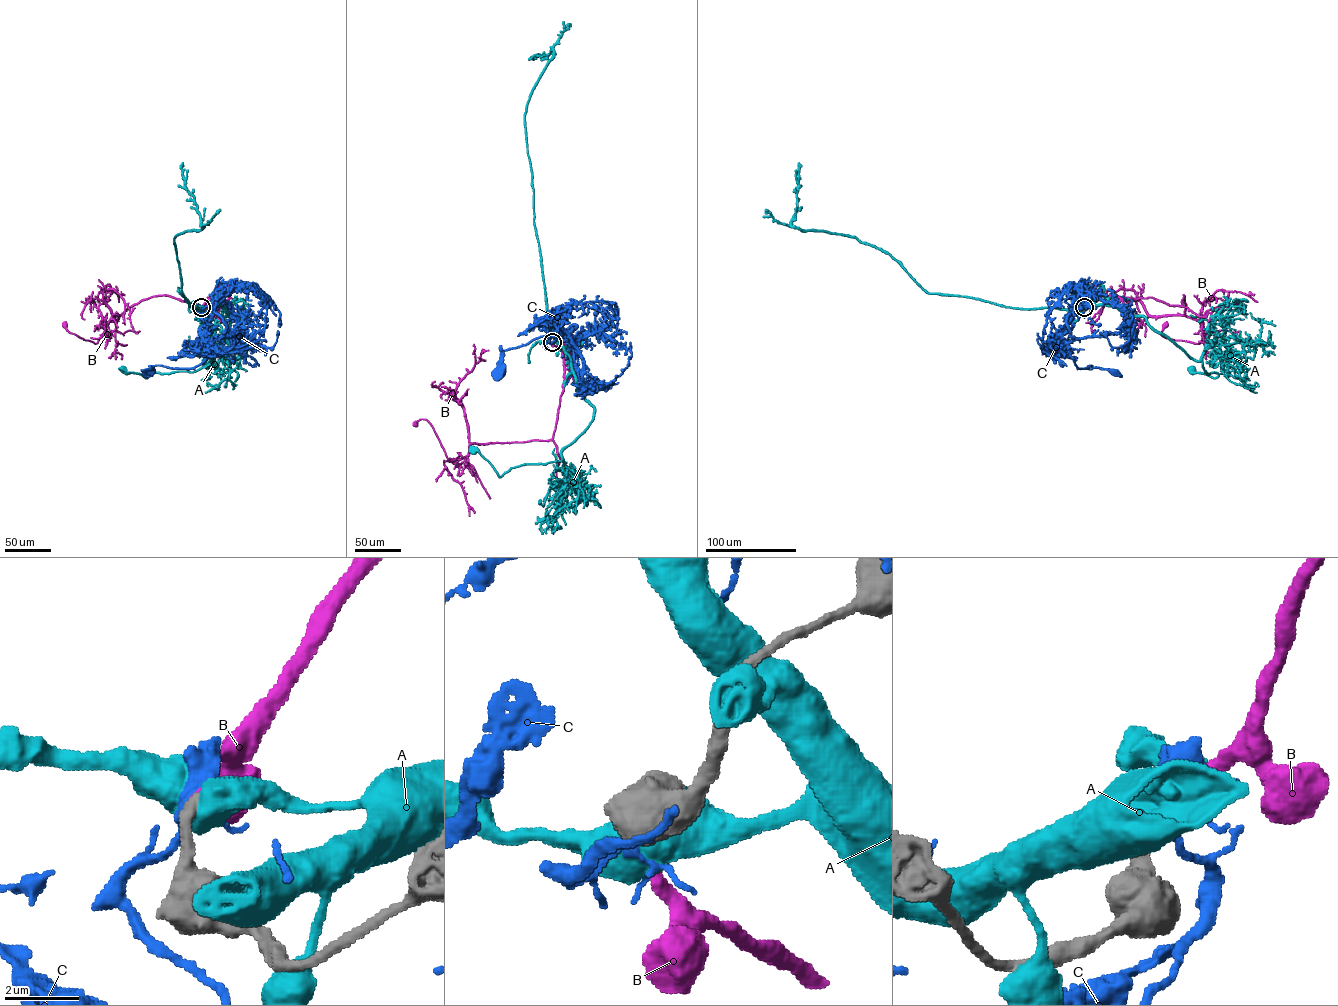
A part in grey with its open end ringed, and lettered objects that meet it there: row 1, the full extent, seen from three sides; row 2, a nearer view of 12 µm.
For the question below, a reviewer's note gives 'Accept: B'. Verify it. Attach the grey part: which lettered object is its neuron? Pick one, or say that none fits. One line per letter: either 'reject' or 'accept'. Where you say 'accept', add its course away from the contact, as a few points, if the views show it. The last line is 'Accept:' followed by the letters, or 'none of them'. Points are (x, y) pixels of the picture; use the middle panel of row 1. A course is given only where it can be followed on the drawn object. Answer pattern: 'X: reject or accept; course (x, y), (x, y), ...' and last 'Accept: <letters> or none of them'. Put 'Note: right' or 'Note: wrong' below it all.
A: reject
B: accept; course (552, 342), (561, 349), (564, 382), (551, 439), (471, 443), (465, 456), (450, 460), (431, 424), (416, 423)
C: reject
Accept: B
Note: right

